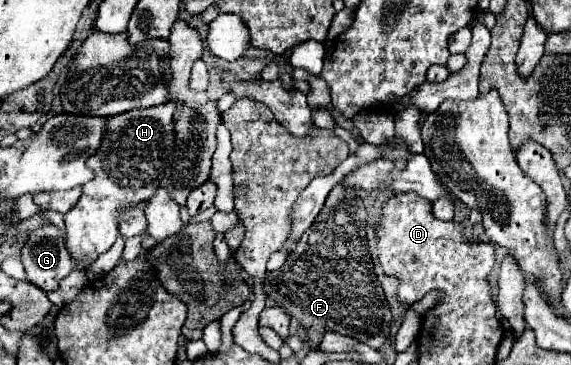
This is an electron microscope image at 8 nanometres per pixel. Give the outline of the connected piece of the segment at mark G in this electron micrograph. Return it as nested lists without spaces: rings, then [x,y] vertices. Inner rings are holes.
[[[45,226],[29,236],[21,250],[27,280],[45,292],[59,288],[59,282],[73,270],[65,240],[55,226]]]

